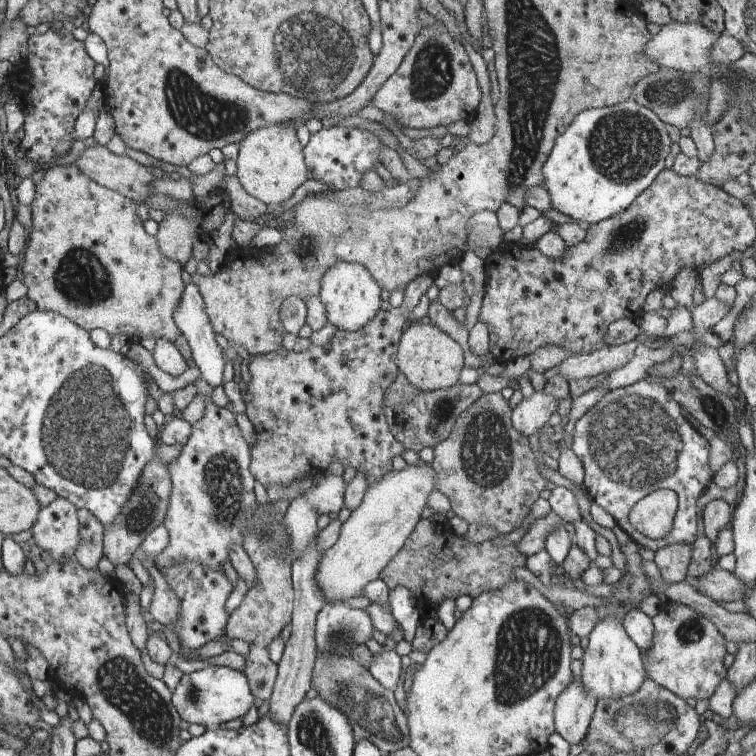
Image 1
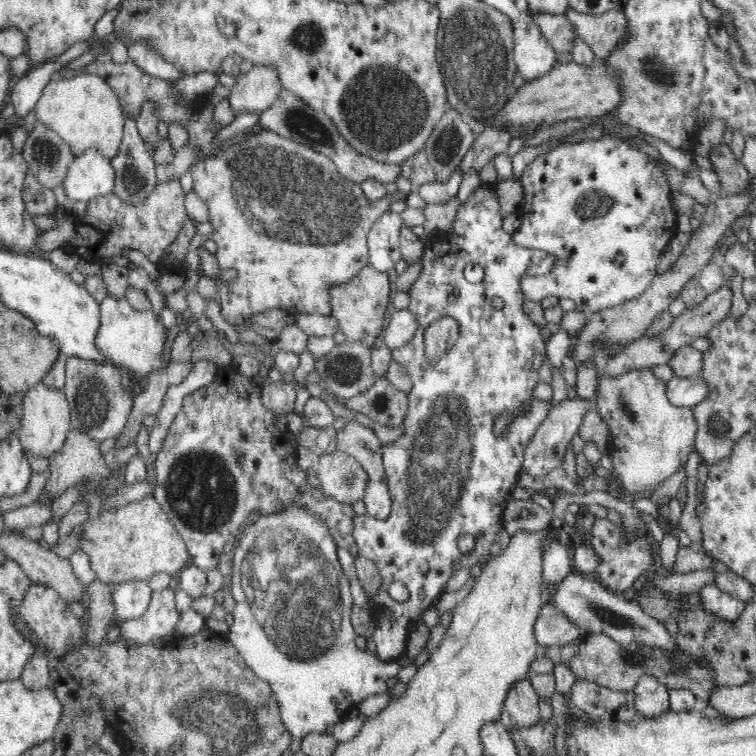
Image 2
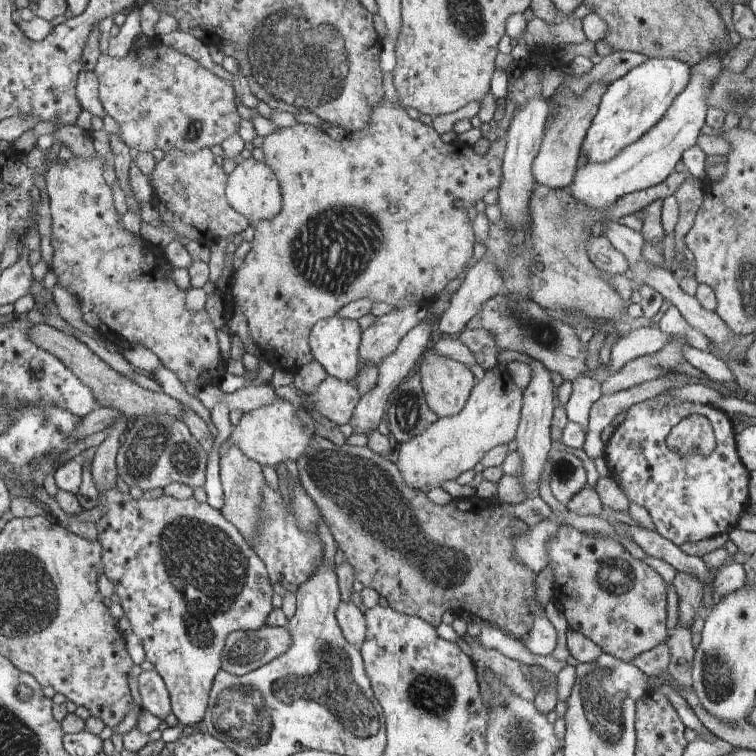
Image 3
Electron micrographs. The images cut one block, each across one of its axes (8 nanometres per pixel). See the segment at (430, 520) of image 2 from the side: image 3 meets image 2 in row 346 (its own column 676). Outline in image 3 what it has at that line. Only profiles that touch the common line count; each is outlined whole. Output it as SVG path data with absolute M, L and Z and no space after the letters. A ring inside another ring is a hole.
M646 400L641 403L631 406L626 411L626 417L624 421L615 427L614 432L611 434L610 440L606 443L604 459L607 462L607 468L609 469L609 474L614 478L614 480L619 481L619 487L622 489L622 492L627 496L627 499L630 503L636 503L638 506L646 509L649 512L650 520L652 524L655 525L655 529L664 537L673 542L676 546L684 544L684 542L700 542L701 540L712 538L716 535L721 535L722 533L728 533L730 530L733 530L738 525L740 518L746 511L746 508L749 506L749 470L744 466L744 463L741 461L739 454L736 450L736 441L735 441L735 426L732 418L724 412L722 409L713 407L712 405L703 405L702 403L691 403L688 401L674 401L670 404L658 404L656 400ZM697 414L702 415L708 418L713 426L715 432L715 441L716 446L714 450L708 455L698 455L698 454L682 454L682 452L677 453L671 448L668 448L666 437L668 436L669 430L676 426L683 418L687 416Z

